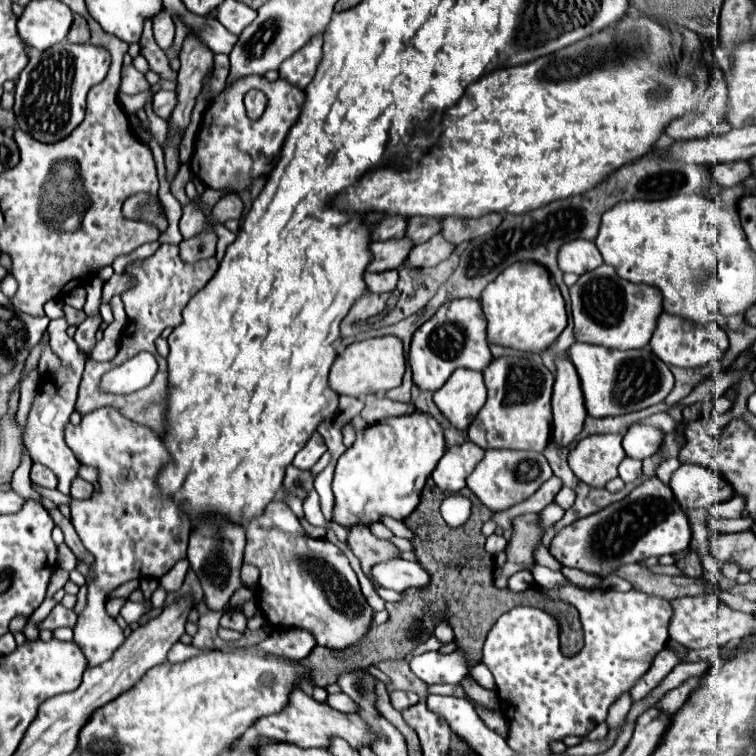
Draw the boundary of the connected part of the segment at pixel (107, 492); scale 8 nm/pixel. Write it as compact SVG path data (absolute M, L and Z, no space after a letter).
M99 408L83 416L79 426L69 424L65 428L65 442L81 464L91 464L99 470L101 484L101 492L95 492L89 500L71 500L71 524L77 530L83 546L95 556L95 580L87 584L87 606L73 630L73 642L79 644L83 656L87 656L87 668L93 668L103 664L125 640L119 624L105 612L107 592L115 590L119 584L133 578L161 578L163 574L167 574L177 560L185 558L191 522L187 514L181 510L181 506L171 496L163 494L157 486L159 472L163 470L163 466L173 462L173 458L167 452L161 438L149 428L141 424L131 424L131 420L121 416L115 408Z

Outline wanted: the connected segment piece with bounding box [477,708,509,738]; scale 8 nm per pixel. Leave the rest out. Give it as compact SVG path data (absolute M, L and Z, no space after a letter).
M477 708L477 712L483 716L483 722L485 722L489 728L495 728L495 732L499 732L499 736L507 738L509 724L507 724L505 716L503 716L499 710L491 712L491 710L487 710L487 708Z

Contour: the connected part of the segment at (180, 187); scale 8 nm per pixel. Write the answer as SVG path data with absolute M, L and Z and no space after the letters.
M181 166L179 172L175 174L175 182L171 182L171 194L181 202L181 204L187 204L191 202L187 196L185 196L185 184L187 184L187 166Z

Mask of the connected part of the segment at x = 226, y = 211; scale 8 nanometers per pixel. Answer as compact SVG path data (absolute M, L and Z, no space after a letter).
M227 194L213 206L213 216L221 224L229 218L241 218L241 214L243 214L243 202L237 194Z

